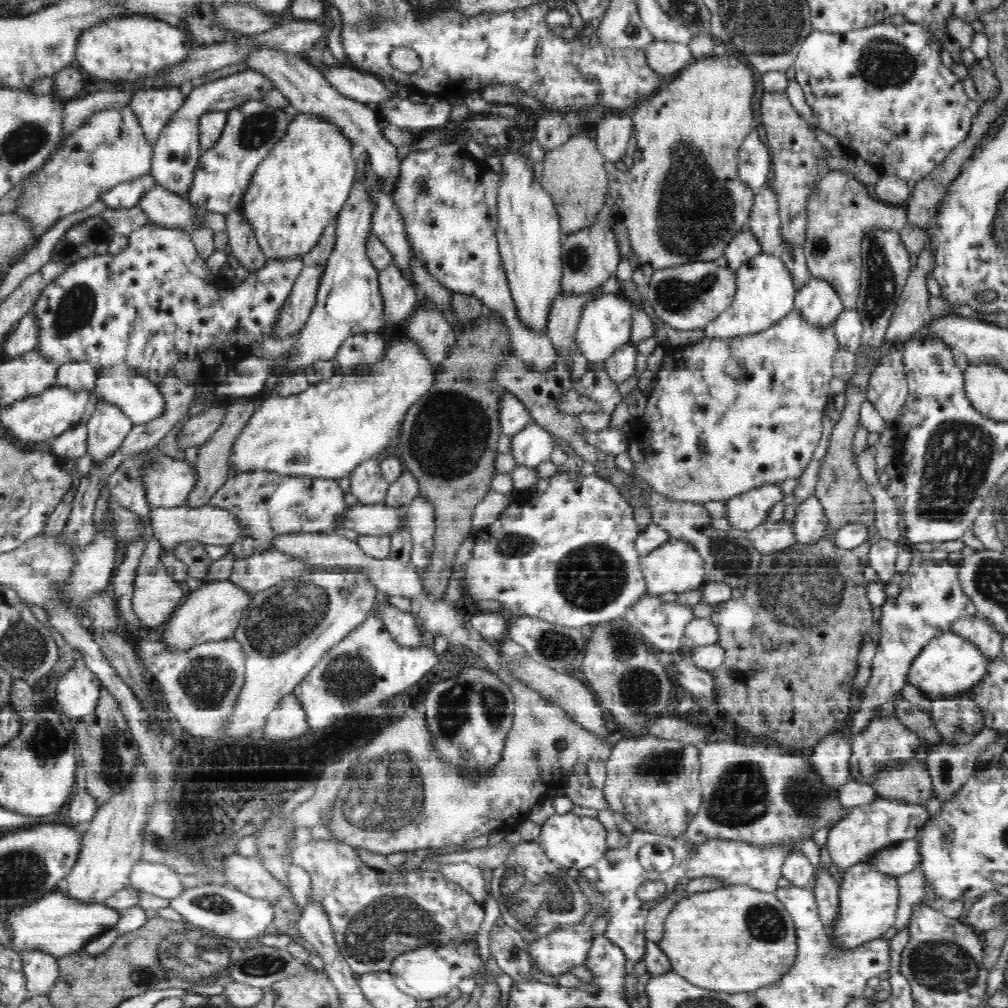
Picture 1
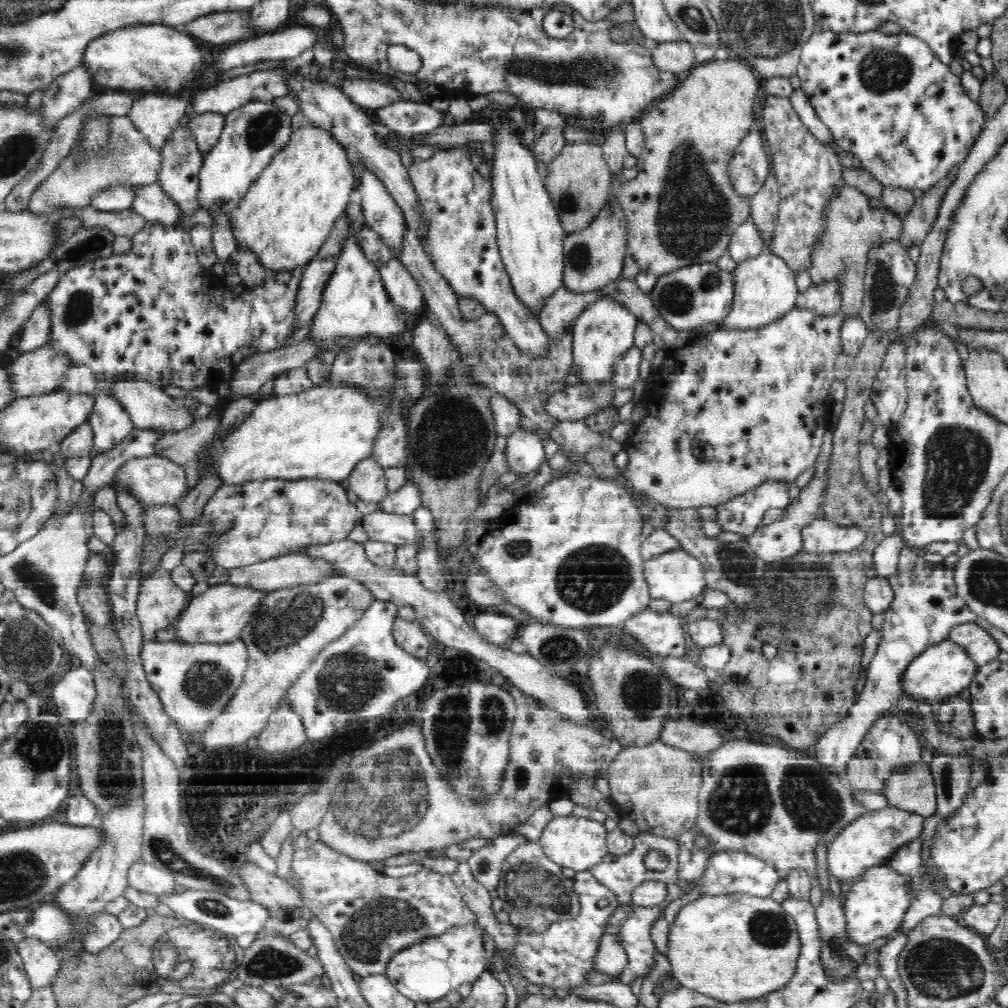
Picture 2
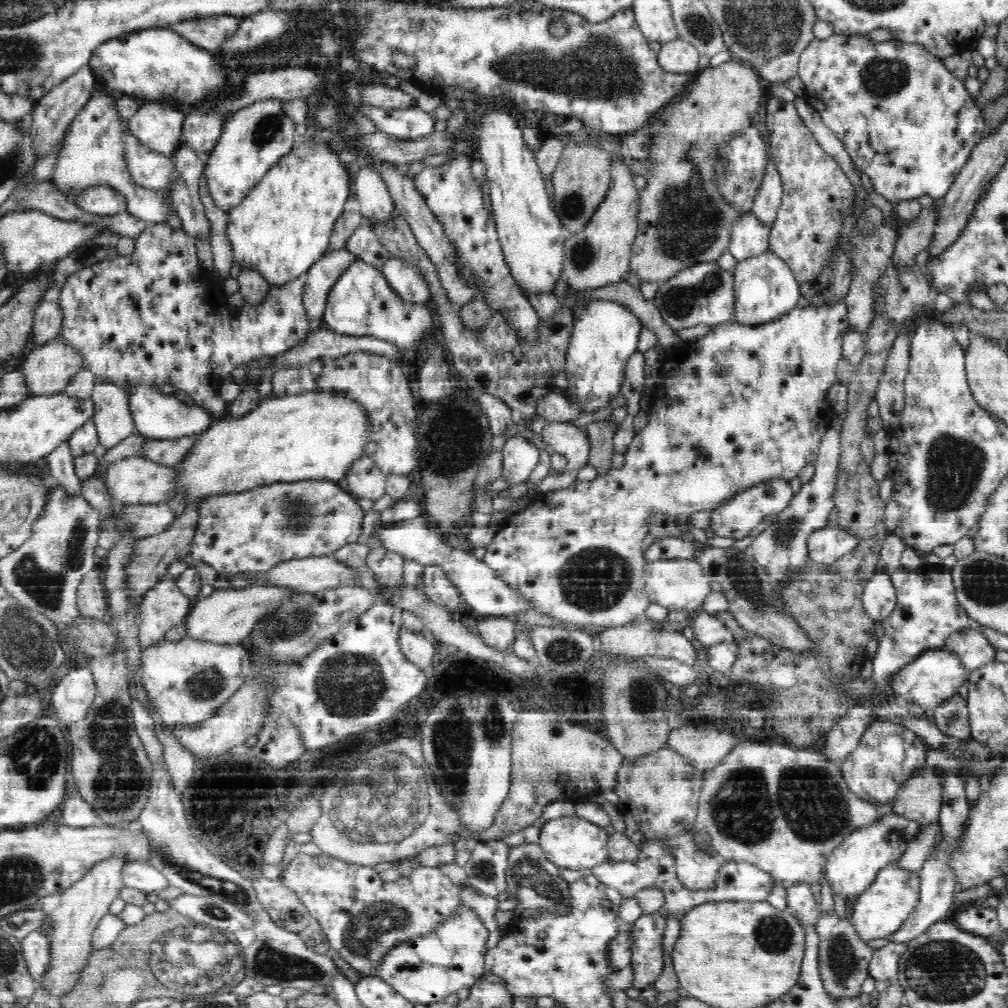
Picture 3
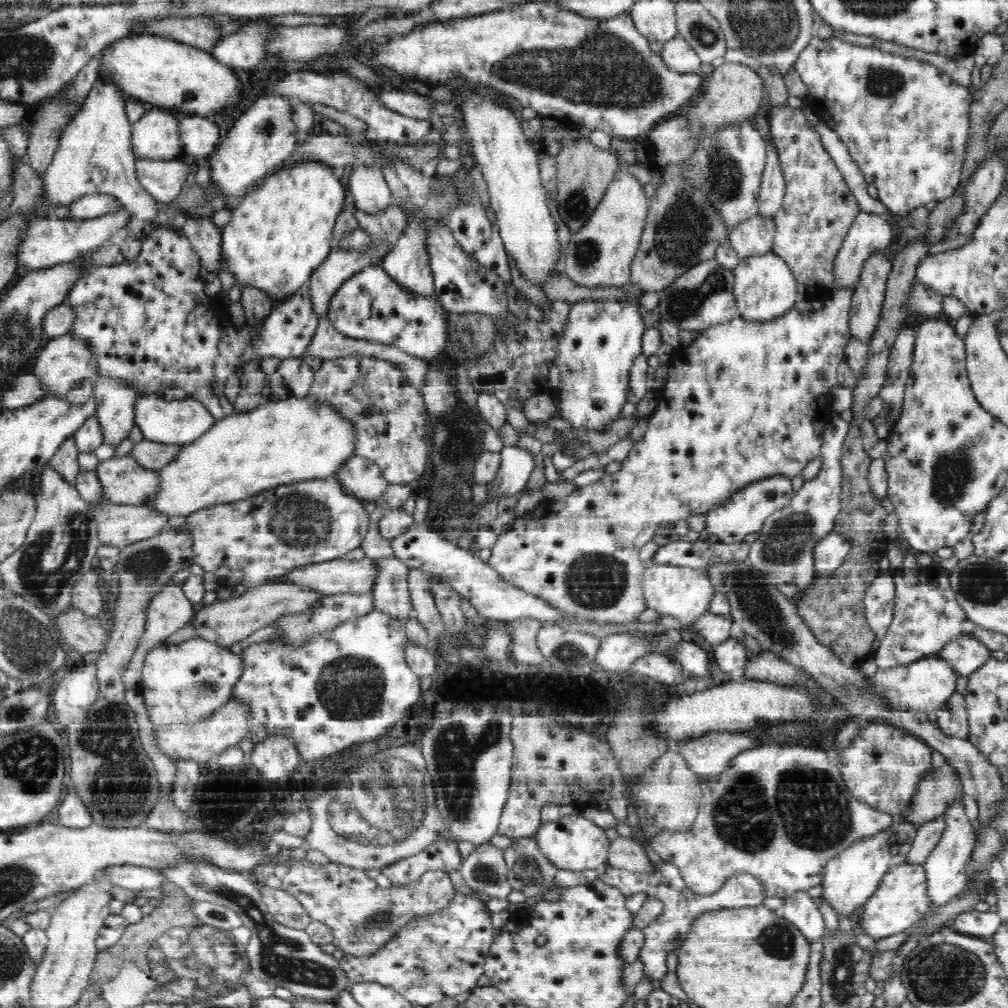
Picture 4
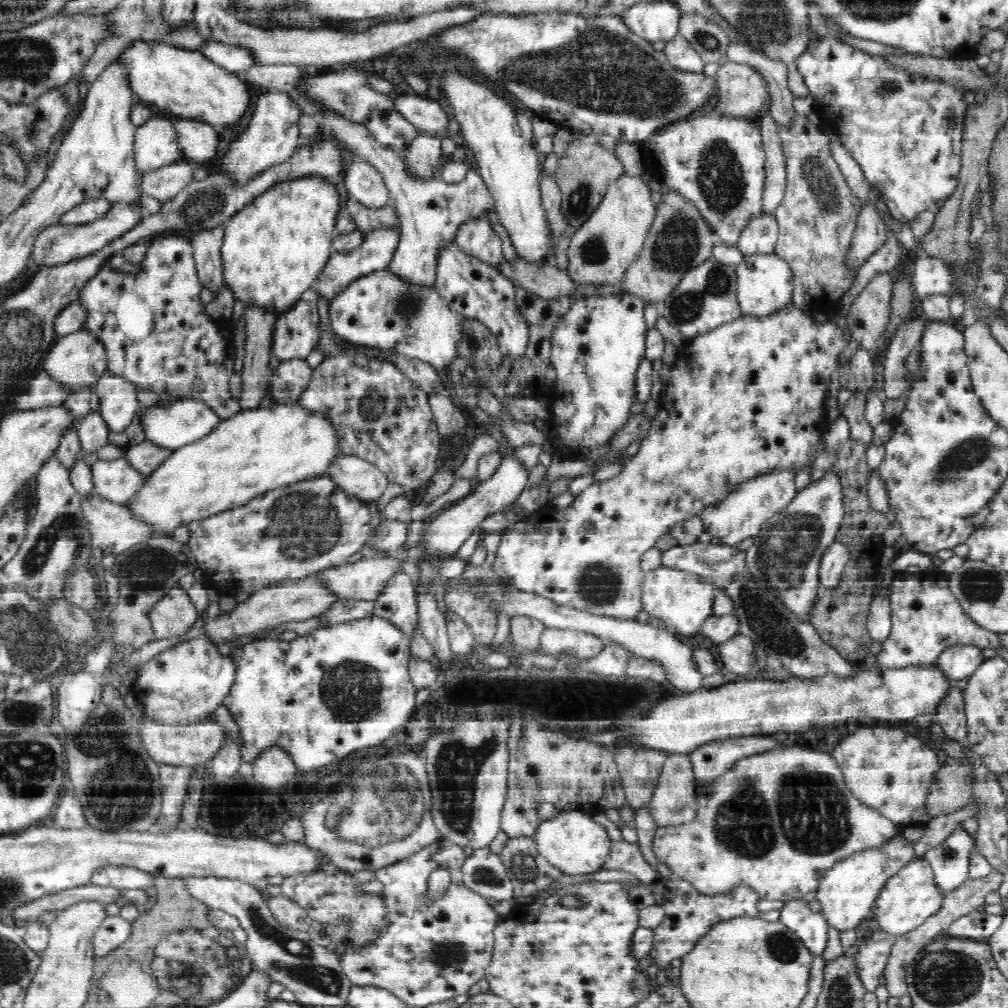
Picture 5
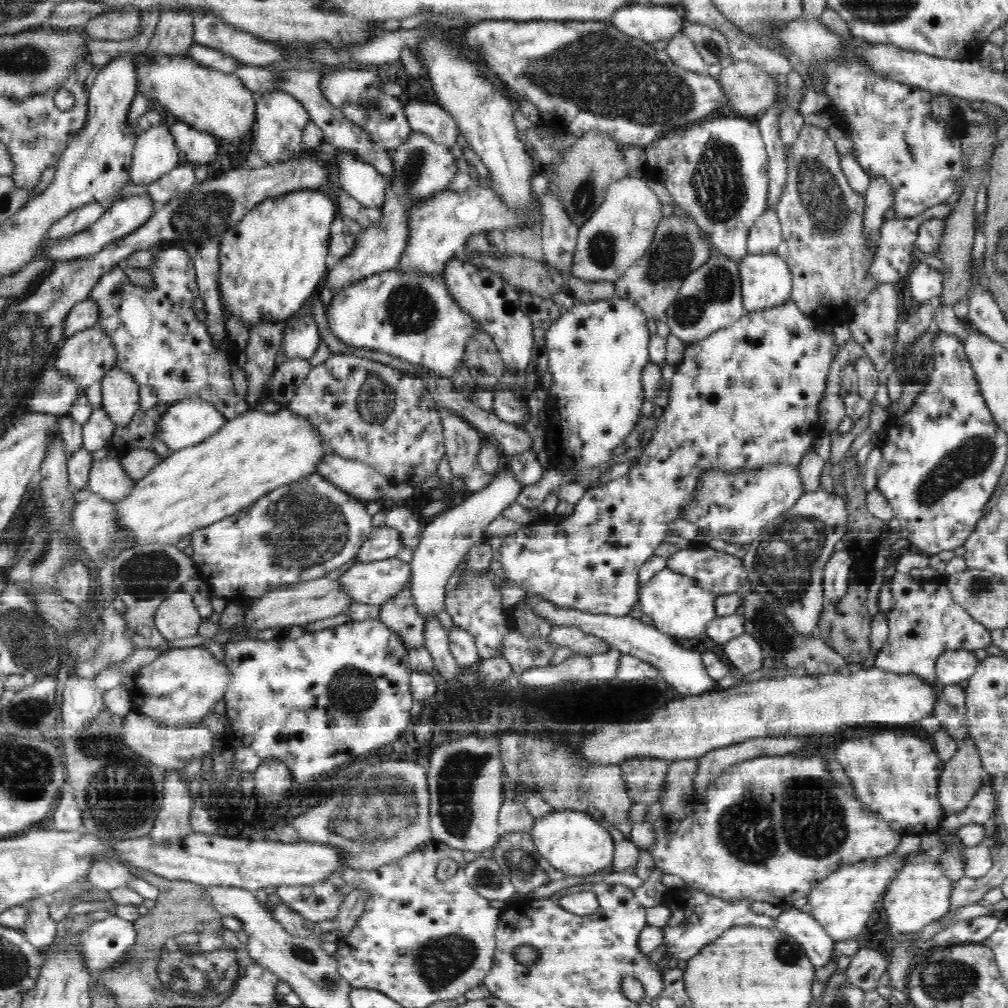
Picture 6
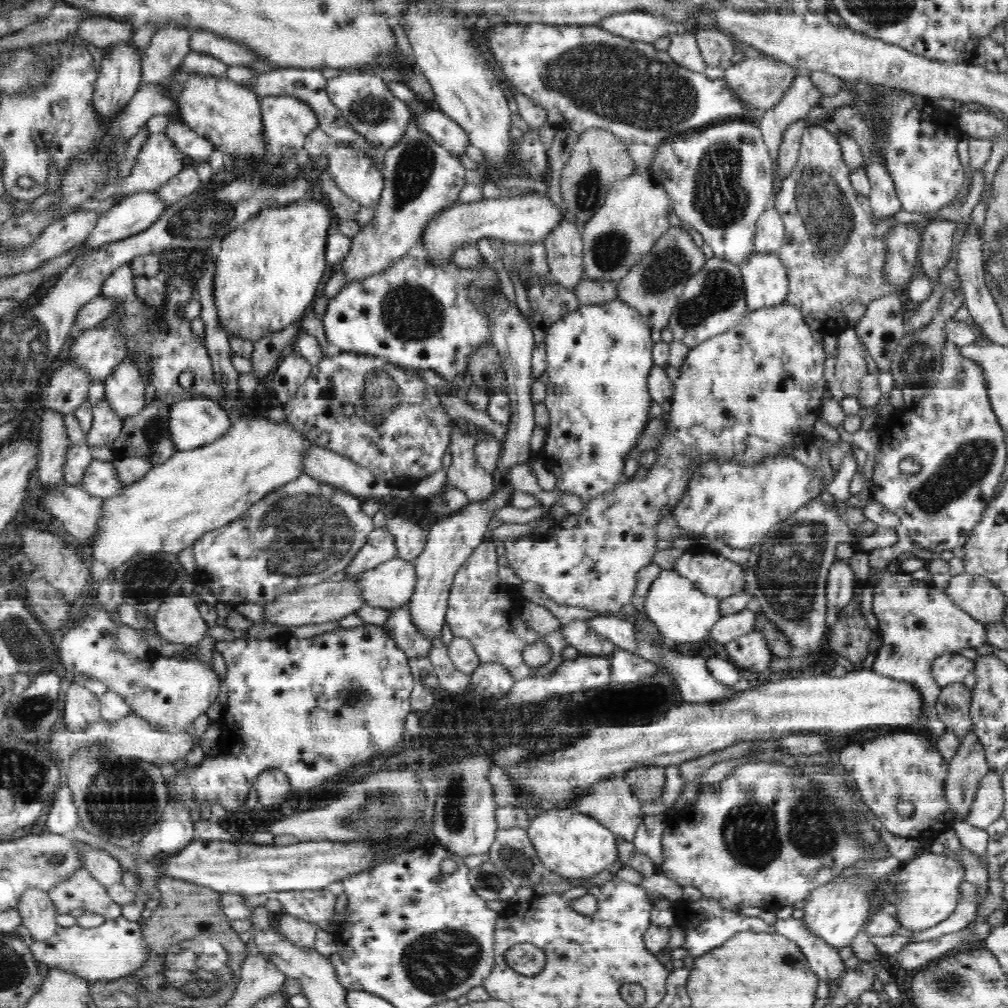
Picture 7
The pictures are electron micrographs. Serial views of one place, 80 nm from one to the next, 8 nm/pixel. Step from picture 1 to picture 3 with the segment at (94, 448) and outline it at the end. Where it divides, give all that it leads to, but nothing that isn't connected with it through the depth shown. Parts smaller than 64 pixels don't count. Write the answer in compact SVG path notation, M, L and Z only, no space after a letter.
M98 380L91 397L95 402L95 415L92 419L100 446L108 450L136 432L129 409L127 387Z

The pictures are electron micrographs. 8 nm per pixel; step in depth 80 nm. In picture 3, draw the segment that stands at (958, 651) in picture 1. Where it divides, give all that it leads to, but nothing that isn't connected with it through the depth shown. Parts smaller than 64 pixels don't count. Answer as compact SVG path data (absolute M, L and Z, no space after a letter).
M944 647L938 650L930 650L914 659L889 678L887 686L895 695L904 697L908 702L918 705L922 710L935 709L947 698L958 693L958 687L968 683L968 670L961 666L960 659L956 655L949 654Z

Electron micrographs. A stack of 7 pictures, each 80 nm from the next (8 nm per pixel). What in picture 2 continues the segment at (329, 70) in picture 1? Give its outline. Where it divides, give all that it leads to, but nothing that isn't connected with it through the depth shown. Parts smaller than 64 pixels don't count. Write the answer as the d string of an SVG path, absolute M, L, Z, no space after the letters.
M346 77L342 82L341 91L364 110L376 110L402 102L400 93L390 87L388 82L382 83L373 79Z

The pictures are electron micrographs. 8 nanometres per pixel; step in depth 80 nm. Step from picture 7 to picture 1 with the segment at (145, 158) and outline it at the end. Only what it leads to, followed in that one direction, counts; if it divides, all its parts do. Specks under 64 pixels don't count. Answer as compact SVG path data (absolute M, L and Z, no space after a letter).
M183 87L144 88L130 98L129 106L150 144L158 142L164 128L187 102L186 98L187 90Z

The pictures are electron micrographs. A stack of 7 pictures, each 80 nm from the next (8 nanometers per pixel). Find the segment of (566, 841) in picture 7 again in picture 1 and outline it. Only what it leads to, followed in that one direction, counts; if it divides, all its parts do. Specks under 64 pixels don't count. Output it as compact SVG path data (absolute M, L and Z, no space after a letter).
M572 812L555 813L541 826L535 841L542 847L545 855L562 869L576 868L581 871L597 860L604 858L608 850L607 831L596 817L581 817Z

